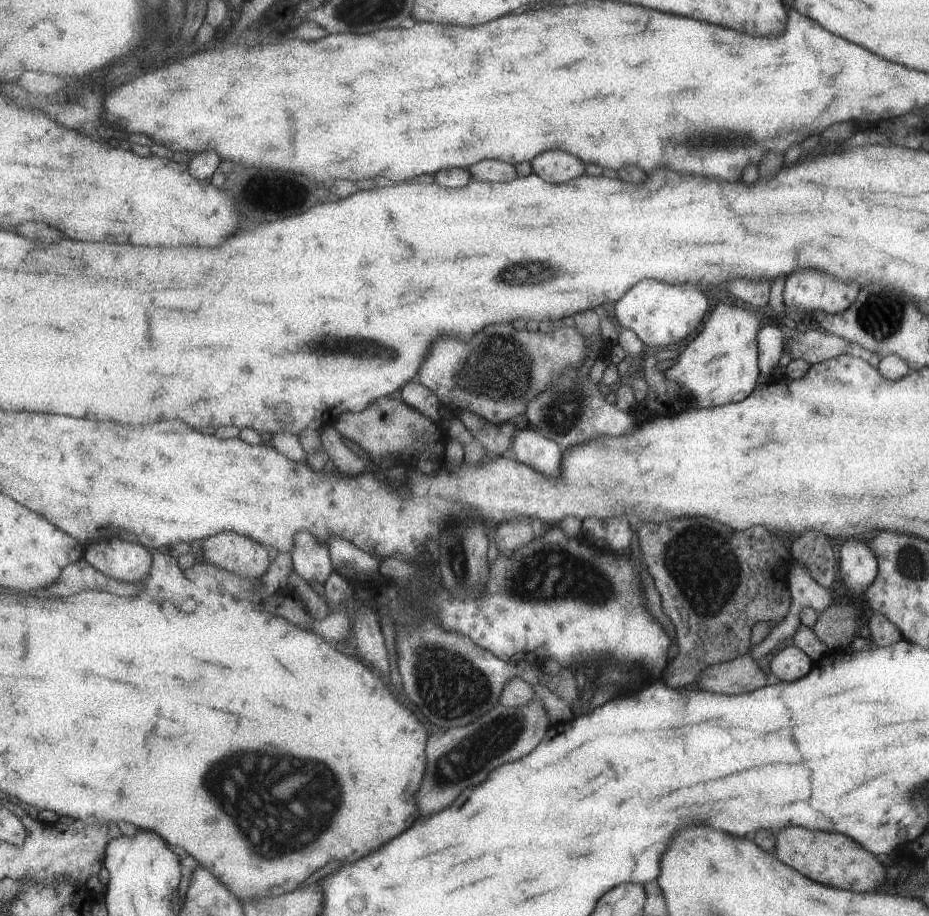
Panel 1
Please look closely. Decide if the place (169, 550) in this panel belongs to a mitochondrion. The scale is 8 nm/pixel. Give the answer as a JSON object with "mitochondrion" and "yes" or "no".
{"mitochondrion":"no"}

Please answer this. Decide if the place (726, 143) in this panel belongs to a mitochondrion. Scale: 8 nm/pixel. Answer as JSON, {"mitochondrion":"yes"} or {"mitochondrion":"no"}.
{"mitochondrion":"yes"}

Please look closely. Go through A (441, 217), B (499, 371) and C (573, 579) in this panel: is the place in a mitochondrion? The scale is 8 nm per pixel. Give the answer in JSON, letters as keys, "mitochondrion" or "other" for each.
{"A":"other","B":"mitochondrion","C":"mitochondrion"}

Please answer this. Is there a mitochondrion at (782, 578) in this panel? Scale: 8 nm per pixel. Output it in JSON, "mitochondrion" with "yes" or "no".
{"mitochondrion":"no"}

